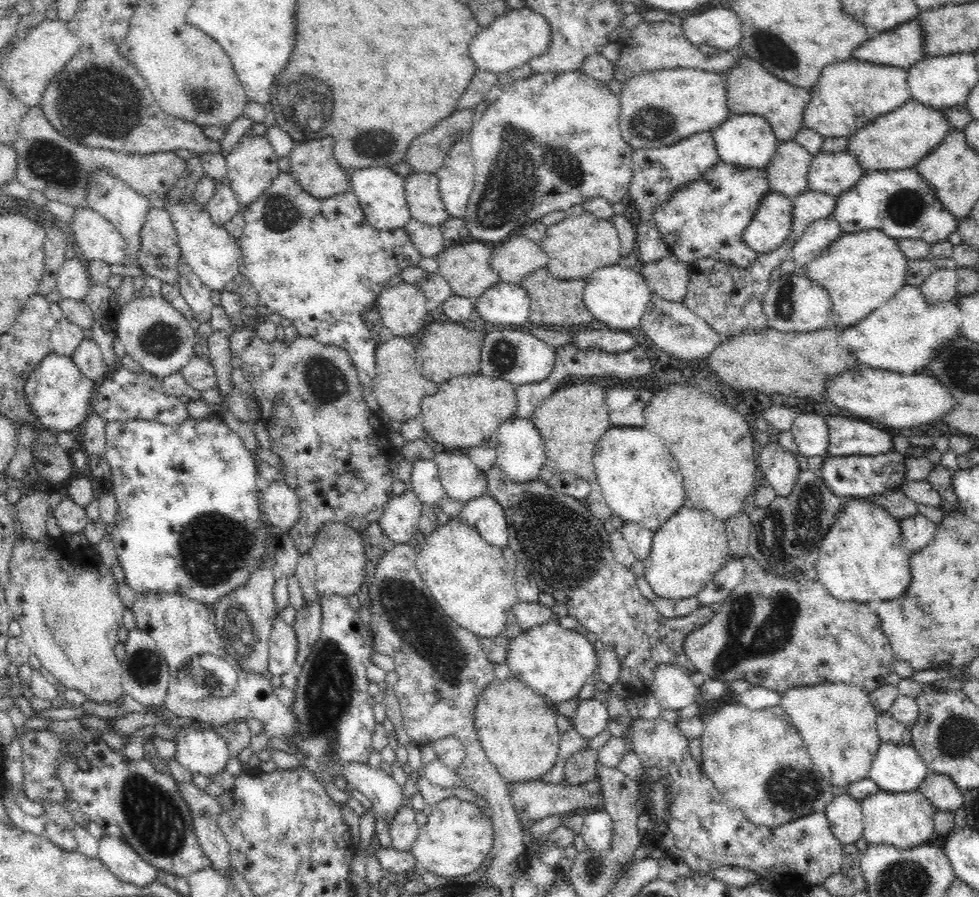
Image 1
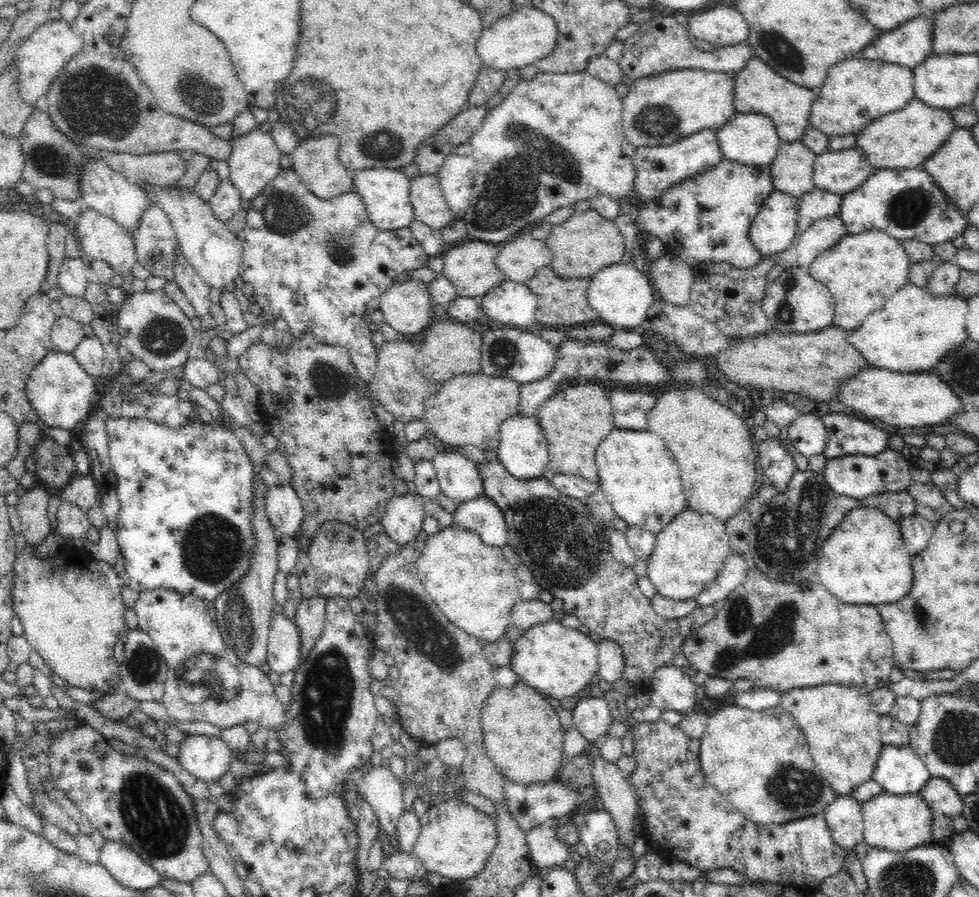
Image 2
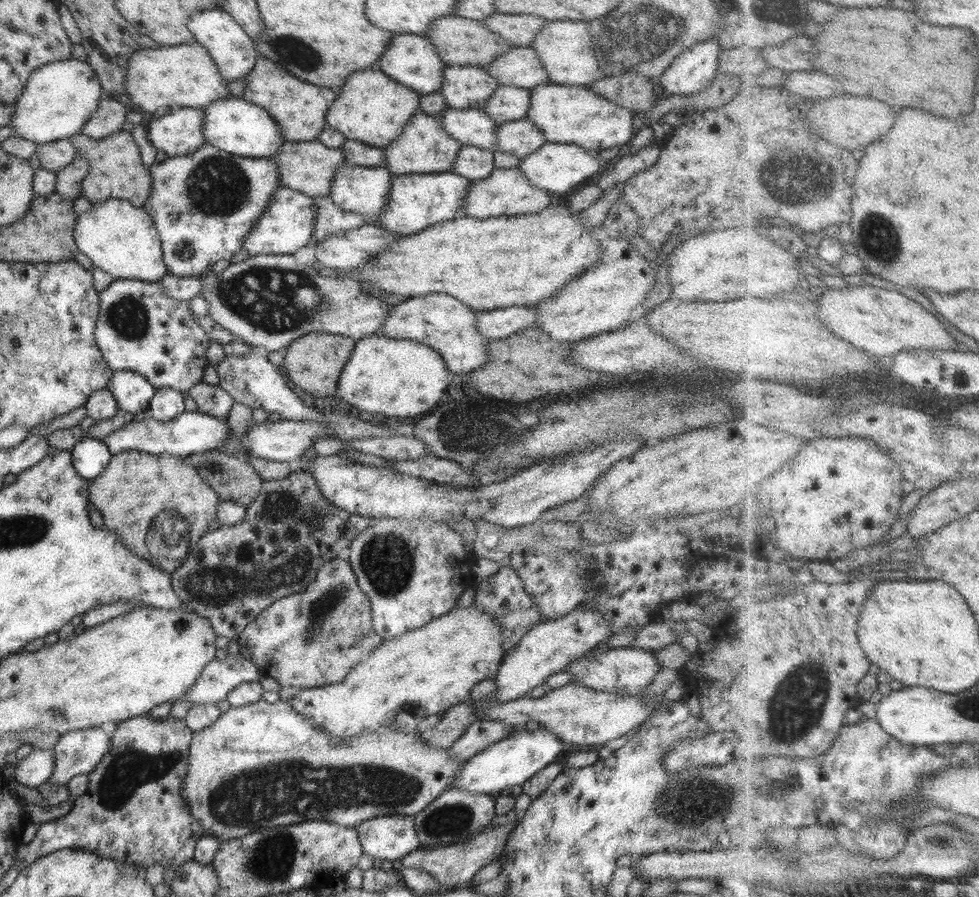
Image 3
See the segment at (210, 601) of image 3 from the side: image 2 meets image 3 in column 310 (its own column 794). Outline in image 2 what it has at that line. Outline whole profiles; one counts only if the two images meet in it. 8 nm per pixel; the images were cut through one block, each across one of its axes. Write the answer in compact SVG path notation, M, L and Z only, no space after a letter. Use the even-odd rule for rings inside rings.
M798 470L788 489L776 494L768 504L755 505L751 511L753 529L749 533L749 552L758 569L773 582L808 586L816 581L819 552L823 542L854 507L878 508L894 522L916 514L916 502L907 492L883 493L856 500L830 489L821 473Z

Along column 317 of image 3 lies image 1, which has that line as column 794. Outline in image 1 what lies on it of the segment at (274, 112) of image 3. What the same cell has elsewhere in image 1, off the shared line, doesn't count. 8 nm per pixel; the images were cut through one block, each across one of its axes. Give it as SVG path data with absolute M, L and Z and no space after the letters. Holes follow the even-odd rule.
M740 58L736 66L722 72L726 81L727 106L731 114L756 114L764 117L779 141L794 141L801 128L802 116L810 103L810 90L798 88L769 73L762 63L751 58Z

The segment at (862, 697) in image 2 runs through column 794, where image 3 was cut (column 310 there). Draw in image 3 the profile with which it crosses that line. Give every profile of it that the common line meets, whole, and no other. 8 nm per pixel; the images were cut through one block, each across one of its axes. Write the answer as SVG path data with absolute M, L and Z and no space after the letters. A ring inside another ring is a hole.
M477 604L454 607L448 614L432 619L426 626L421 626L419 629L408 631L400 638L383 639L383 643L380 644L380 646L377 646L369 654L367 659L358 663L346 675L344 681L321 687L282 687L279 692L280 700L282 702L287 702L292 706L302 718L312 718L316 728L322 728L322 730L326 730L328 734L335 736L336 738L352 738L352 736L358 736L361 733L366 732L366 730L370 730L370 733L378 733L387 730L389 727L398 727L398 731L410 733L418 729L417 723L423 718L426 718L426 716L432 716L432 714L441 716L452 706L456 706L461 702L471 701L471 690L476 683L486 679L494 679L504 658L502 643L501 626L499 625L499 622L497 622L497 618L491 618L491 614L484 612Z

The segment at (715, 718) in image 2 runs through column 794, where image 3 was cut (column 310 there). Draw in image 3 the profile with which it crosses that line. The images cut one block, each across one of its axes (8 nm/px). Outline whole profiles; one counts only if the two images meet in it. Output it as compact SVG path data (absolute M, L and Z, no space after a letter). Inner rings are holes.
M263 698L258 702L239 707L230 707L211 725L200 732L194 732L189 746L188 768L183 782L183 797L185 798L192 816L200 821L206 834L214 835L219 840L242 838L260 829L272 828L280 825L293 825L304 821L328 821L342 826L358 826L361 822L380 815L413 816L424 810L433 800L436 800L445 790L453 788L457 770L464 764L451 760L449 748L438 750L419 738L418 730L410 733L398 731L398 727L389 727L382 732L364 732L352 740L336 740L335 736L328 736L326 732L312 726L308 718L300 718L287 702L281 700L268 703Z

